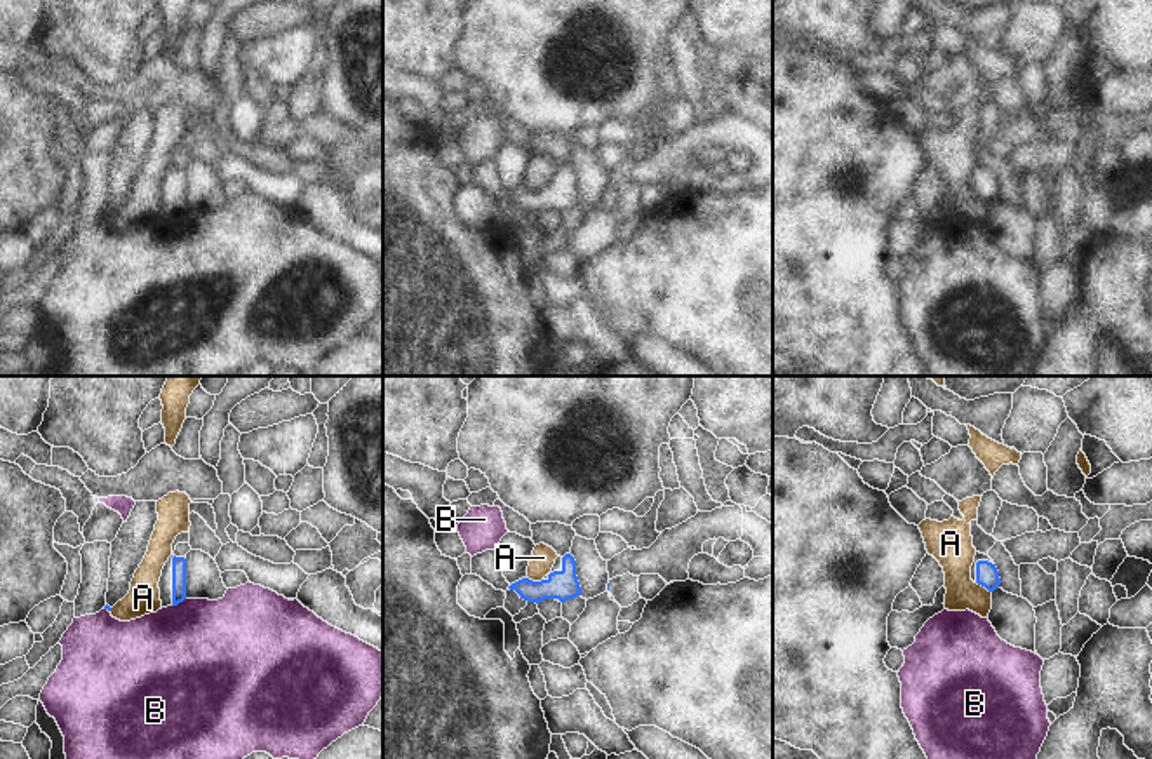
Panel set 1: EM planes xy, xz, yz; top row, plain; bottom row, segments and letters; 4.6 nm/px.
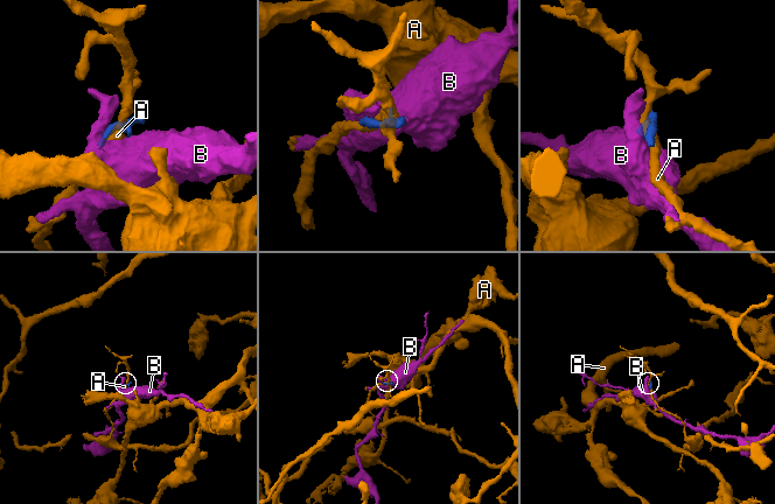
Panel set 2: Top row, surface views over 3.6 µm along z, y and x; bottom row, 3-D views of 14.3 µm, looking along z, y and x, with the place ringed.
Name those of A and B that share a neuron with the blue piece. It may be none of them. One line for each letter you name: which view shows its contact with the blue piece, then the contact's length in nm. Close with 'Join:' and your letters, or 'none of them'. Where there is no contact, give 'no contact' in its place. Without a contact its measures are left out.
Join: none of them

